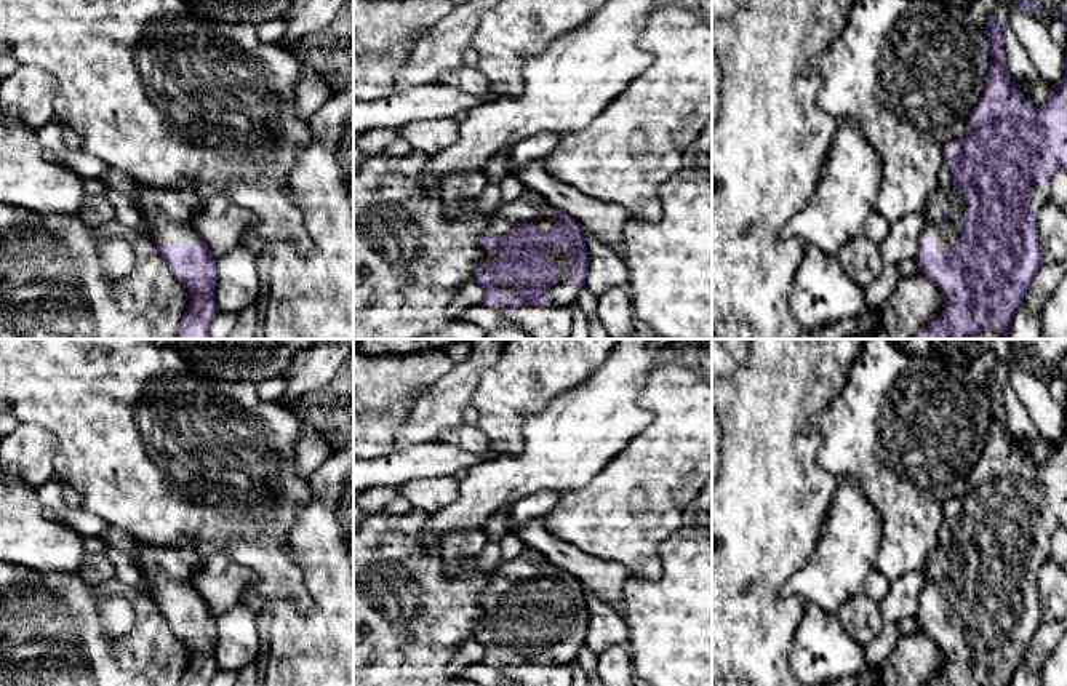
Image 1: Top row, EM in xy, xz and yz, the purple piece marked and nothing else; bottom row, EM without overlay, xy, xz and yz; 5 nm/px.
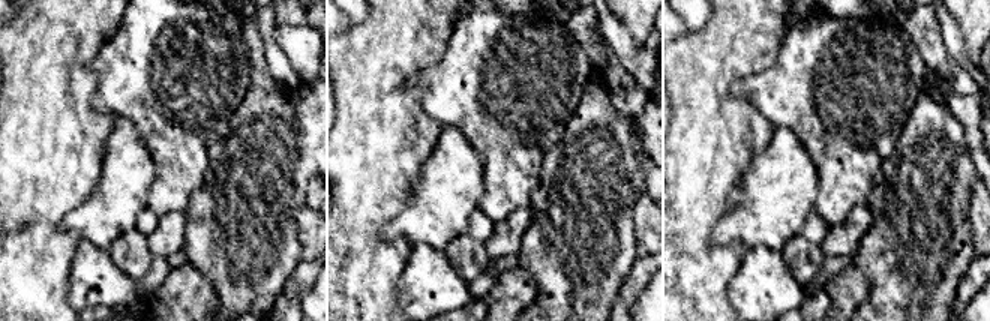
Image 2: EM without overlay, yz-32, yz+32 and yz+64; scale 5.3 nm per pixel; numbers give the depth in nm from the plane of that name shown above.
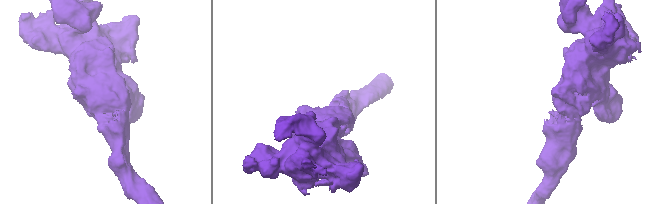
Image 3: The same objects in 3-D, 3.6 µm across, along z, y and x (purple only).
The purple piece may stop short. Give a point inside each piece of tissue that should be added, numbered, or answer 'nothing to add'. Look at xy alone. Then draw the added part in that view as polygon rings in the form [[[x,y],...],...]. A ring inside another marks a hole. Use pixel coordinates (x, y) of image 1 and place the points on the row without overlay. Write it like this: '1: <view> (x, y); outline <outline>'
1: xy (168, 573); outline [[[141,545],[133,564],[142,574],[142,590],[155,603],[192,603],[197,592],[194,577],[203,560],[189,548]]]

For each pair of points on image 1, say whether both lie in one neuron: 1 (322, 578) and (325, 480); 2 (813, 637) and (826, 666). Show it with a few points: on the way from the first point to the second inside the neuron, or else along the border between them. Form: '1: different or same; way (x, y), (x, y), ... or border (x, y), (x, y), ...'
1: same; way (325, 554), (325, 504)
2: same; way (819, 643), (827, 659)

